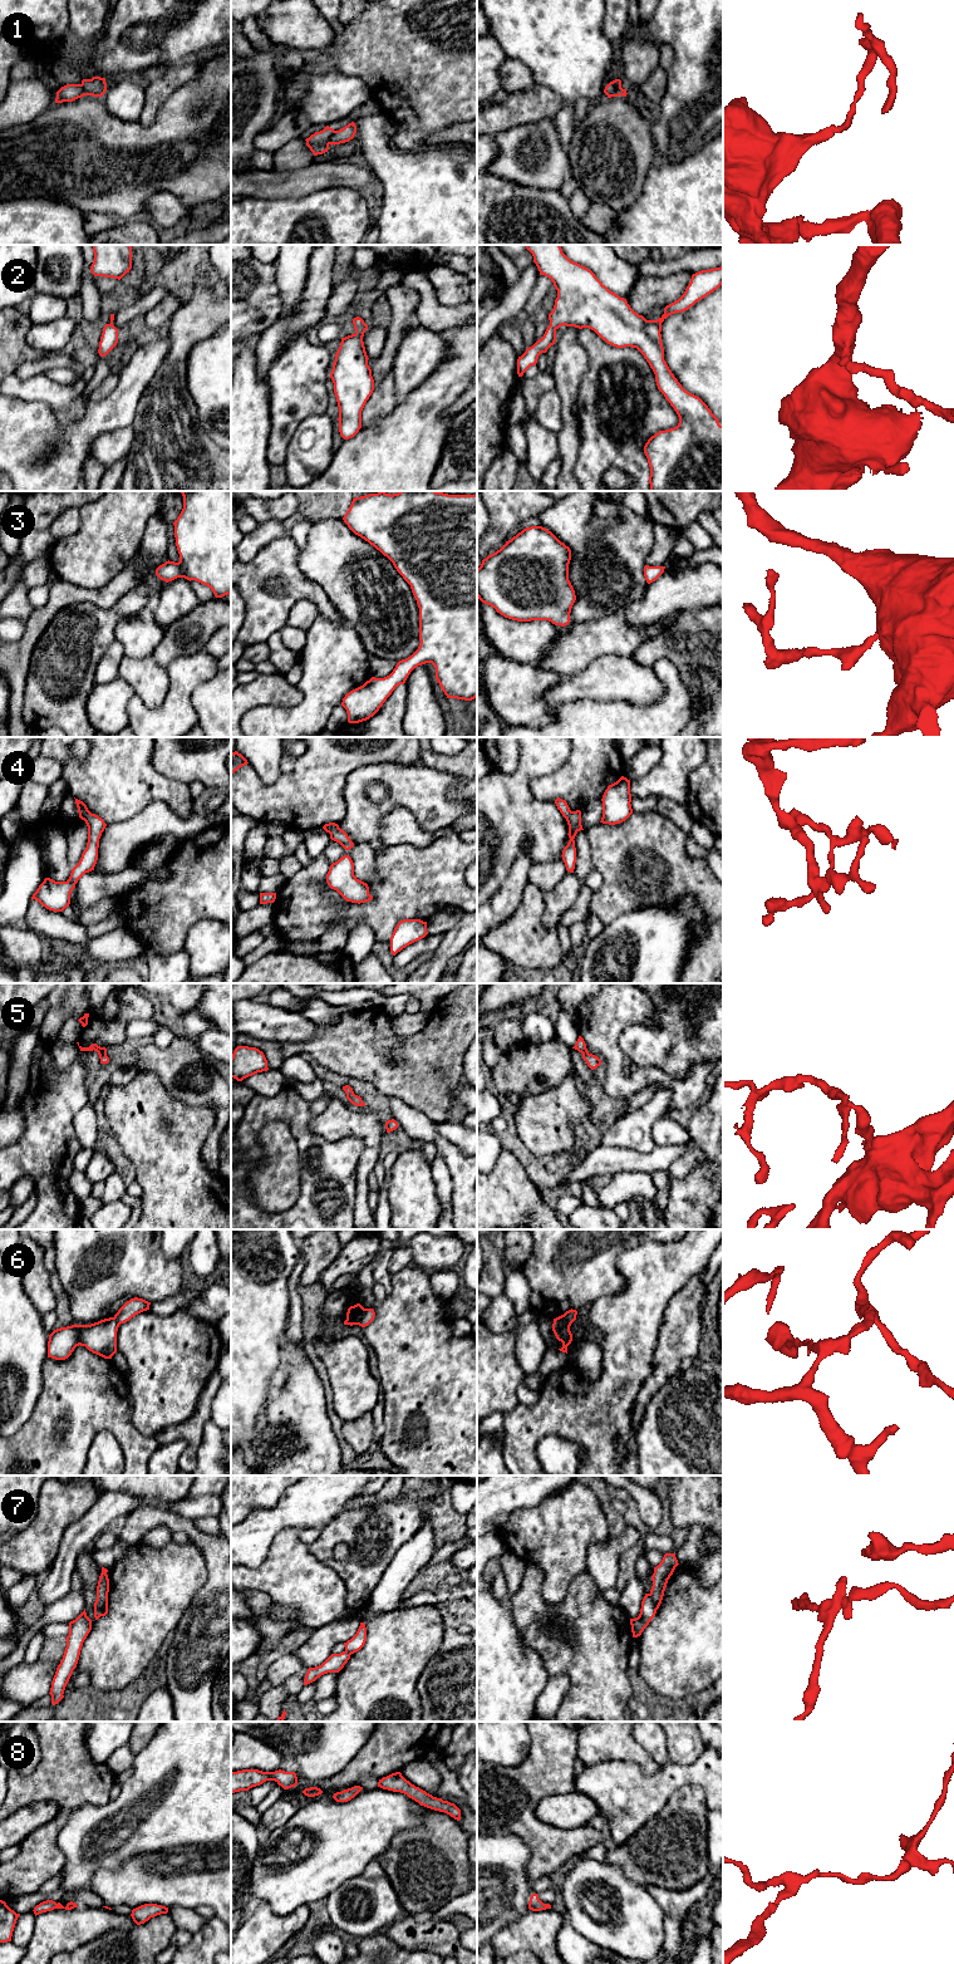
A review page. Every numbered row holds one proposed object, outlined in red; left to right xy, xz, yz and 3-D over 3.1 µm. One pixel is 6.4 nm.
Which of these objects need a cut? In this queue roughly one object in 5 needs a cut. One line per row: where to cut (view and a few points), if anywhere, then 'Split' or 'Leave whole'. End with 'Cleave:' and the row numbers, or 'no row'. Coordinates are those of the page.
1: Split along xz (335, 131), (328, 143). Split
2: No split. Leave whole
3: No split. Leave whole
4: Split along xz (338, 826), (329, 833). Split
5: No split. Leave whole
6: Split along xz (365, 1309), (358, 1324). Split
7: Split along yz (649, 1594), (657, 1609). Split
8: No split. Leave whole
Cleave: 1, 4, 6, 7

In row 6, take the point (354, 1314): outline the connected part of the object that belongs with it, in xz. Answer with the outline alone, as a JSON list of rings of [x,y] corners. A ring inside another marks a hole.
[[[360,1303],[350,1306],[348,1308],[346,1320],[344,1321],[344,1325],[350,1325],[350,1326],[359,1325],[364,1310],[365,1308]]]

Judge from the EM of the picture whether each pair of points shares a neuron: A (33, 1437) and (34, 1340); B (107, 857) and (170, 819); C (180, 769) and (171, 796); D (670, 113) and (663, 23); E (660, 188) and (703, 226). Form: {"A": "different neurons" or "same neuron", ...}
{"A": "different neurons", "B": "same neuron", "C": "different neurons", "D": "same neuron", "E": "same neuron"}

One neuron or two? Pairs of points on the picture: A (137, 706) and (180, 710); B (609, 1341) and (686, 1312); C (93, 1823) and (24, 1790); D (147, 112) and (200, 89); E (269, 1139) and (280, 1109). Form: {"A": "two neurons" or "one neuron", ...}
{"A": "one neuron", "B": "two neurons", "C": "two neurons", "D": "two neurons", "E": "two neurons"}

